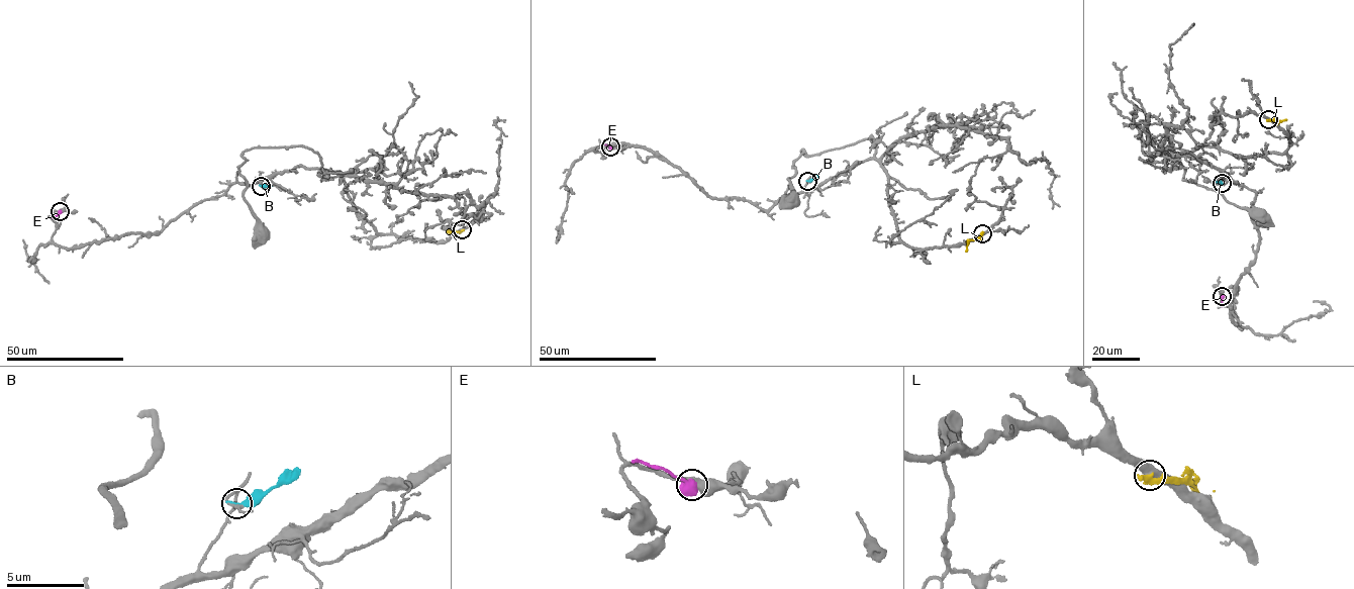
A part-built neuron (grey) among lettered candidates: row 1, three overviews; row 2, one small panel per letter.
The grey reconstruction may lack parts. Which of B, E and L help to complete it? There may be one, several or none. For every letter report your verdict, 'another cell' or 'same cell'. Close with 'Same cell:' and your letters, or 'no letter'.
B: another cell
E: another cell
L: another cell
Same cell: no letter

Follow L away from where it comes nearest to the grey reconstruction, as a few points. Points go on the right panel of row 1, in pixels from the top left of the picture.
L: (1268, 119), (1276, 123), (1286, 119)

